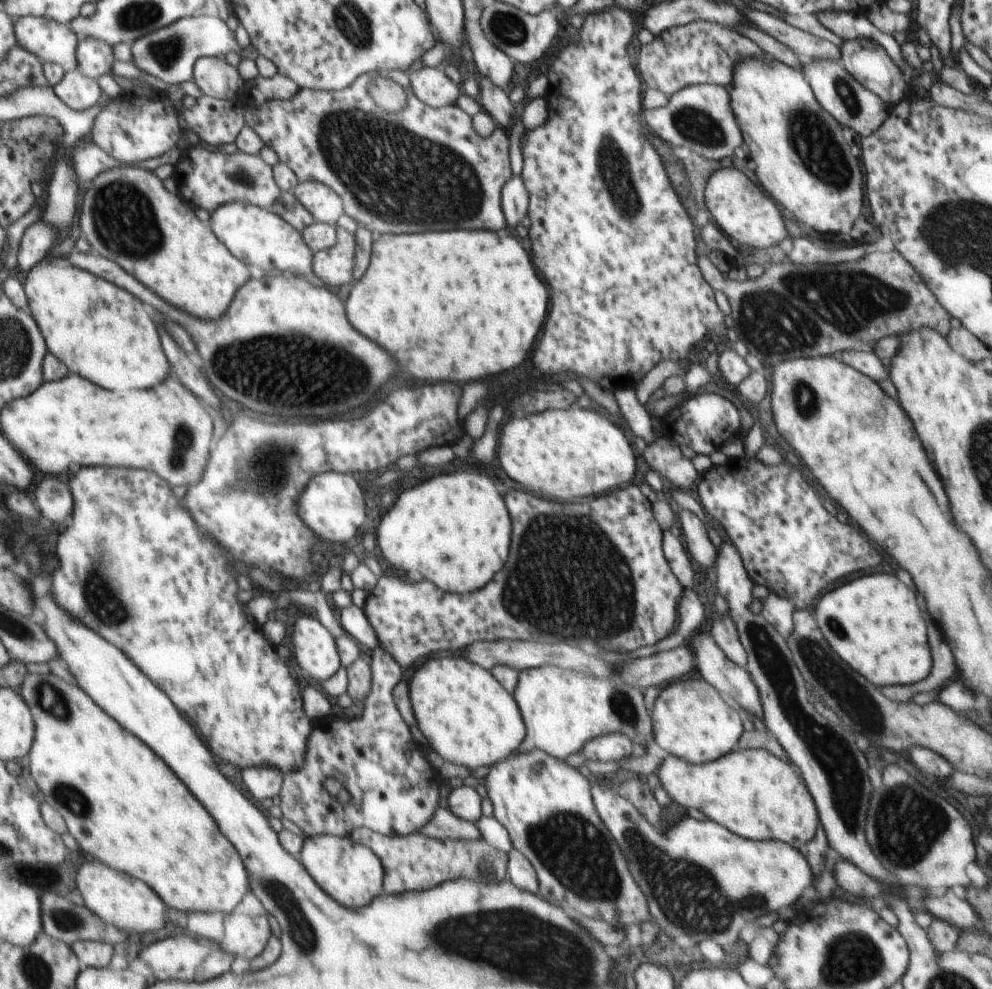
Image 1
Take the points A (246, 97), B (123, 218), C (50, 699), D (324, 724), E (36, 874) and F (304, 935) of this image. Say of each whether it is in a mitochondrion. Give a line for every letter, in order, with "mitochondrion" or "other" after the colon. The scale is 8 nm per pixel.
A: other
B: mitochondrion
C: mitochondrion
D: other
E: other
F: mitochondrion

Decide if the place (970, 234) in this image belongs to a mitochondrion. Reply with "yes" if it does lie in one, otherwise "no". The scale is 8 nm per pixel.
yes

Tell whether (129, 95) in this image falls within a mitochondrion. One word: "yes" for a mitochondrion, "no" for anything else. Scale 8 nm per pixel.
no

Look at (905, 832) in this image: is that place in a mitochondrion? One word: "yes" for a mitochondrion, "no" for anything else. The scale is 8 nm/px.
yes

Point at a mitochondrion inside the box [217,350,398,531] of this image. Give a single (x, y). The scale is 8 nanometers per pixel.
(265, 468)

